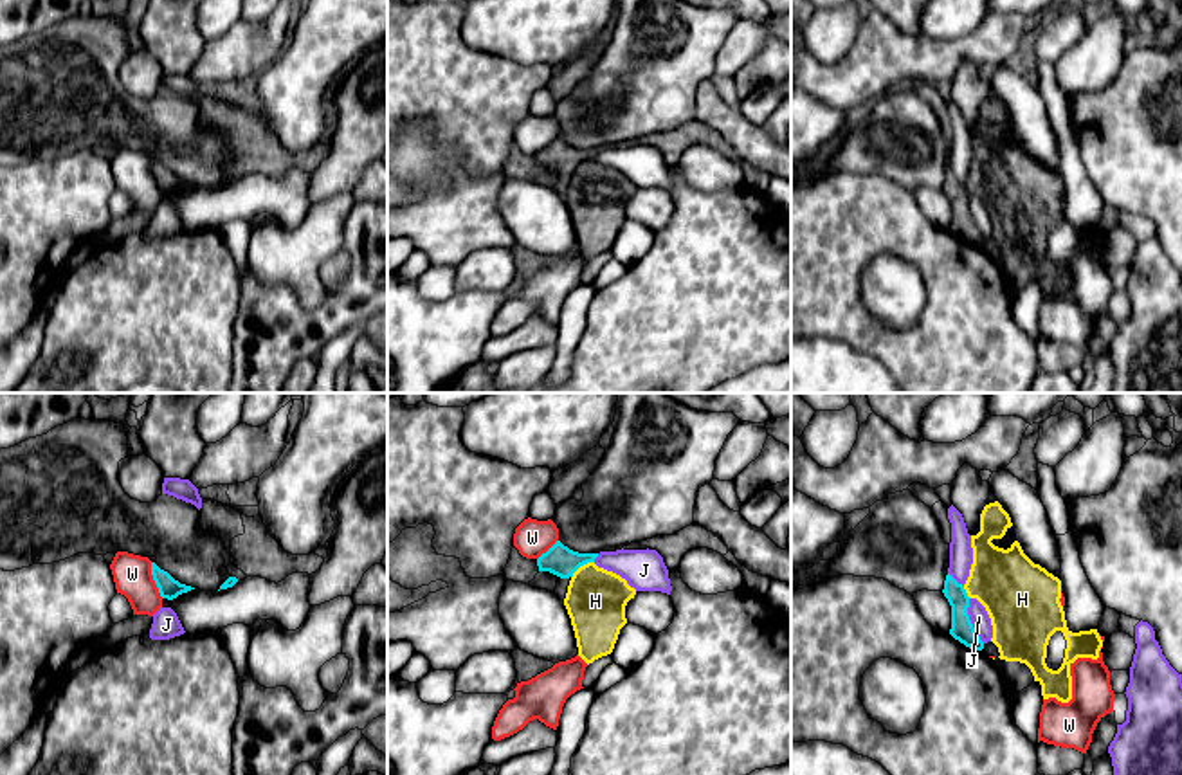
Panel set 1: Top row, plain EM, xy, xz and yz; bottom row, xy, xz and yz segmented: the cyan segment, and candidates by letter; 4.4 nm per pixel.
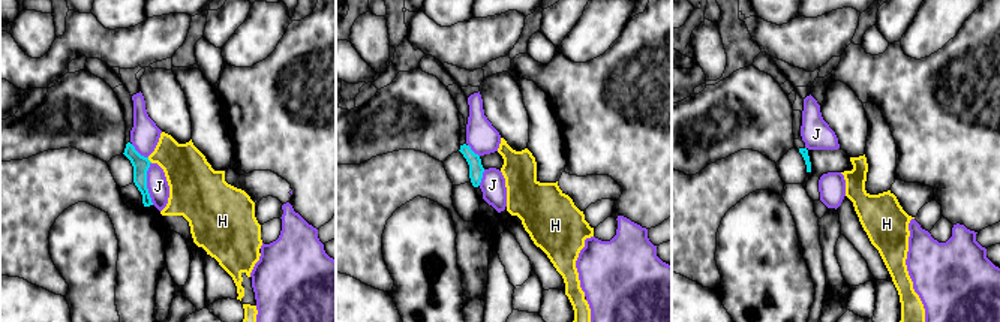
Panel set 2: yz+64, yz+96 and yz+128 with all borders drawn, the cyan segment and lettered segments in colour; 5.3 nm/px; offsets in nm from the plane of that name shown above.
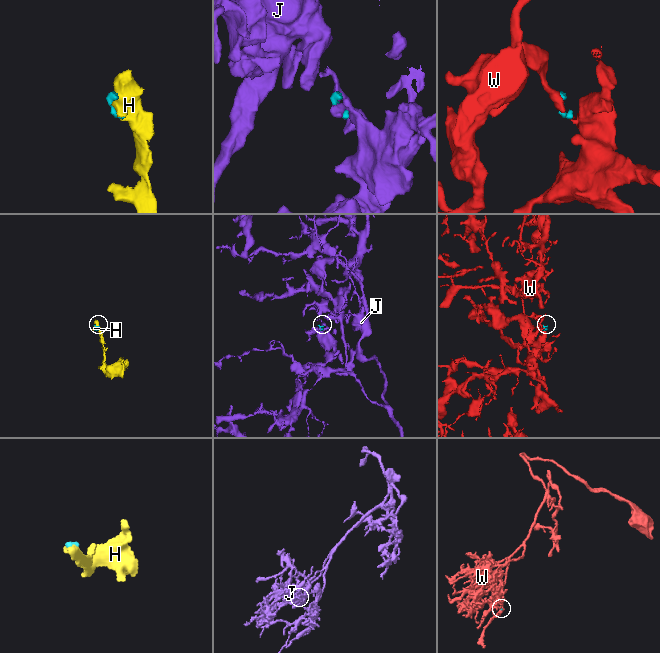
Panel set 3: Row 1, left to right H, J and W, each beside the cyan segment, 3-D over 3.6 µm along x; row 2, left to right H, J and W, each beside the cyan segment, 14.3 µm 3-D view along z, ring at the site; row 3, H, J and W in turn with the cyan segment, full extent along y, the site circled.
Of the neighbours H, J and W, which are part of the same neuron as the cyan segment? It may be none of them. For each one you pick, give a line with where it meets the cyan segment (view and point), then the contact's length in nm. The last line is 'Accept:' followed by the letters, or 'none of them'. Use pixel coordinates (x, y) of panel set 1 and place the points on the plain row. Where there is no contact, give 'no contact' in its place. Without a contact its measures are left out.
Accept: none of them

